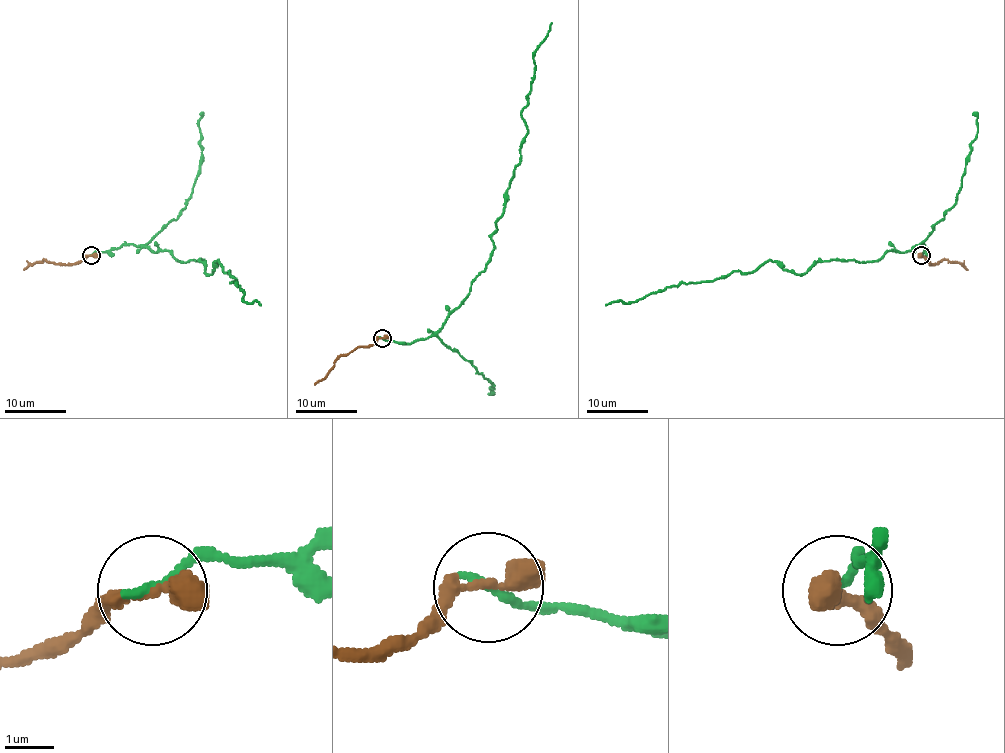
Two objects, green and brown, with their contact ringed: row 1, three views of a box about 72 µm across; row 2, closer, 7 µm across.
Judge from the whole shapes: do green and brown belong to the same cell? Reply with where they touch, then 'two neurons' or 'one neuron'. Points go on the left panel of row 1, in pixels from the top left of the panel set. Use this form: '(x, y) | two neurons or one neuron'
(91, 255) | one neuron

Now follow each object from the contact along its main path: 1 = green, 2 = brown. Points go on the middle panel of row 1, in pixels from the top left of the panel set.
1: (381, 338), (413, 342), (431, 336), (485, 269), (528, 132), (521, 109), (534, 53), (552, 22)
2: (381, 338), (342, 354), (326, 376), (314, 385)

